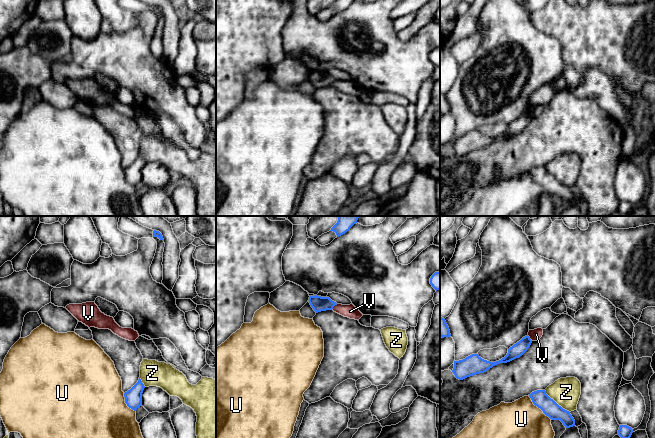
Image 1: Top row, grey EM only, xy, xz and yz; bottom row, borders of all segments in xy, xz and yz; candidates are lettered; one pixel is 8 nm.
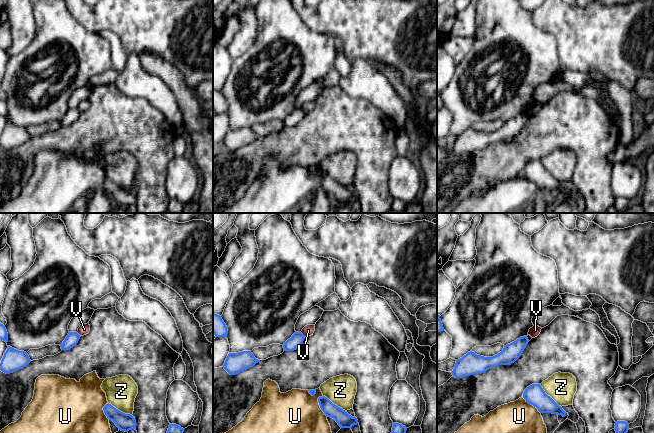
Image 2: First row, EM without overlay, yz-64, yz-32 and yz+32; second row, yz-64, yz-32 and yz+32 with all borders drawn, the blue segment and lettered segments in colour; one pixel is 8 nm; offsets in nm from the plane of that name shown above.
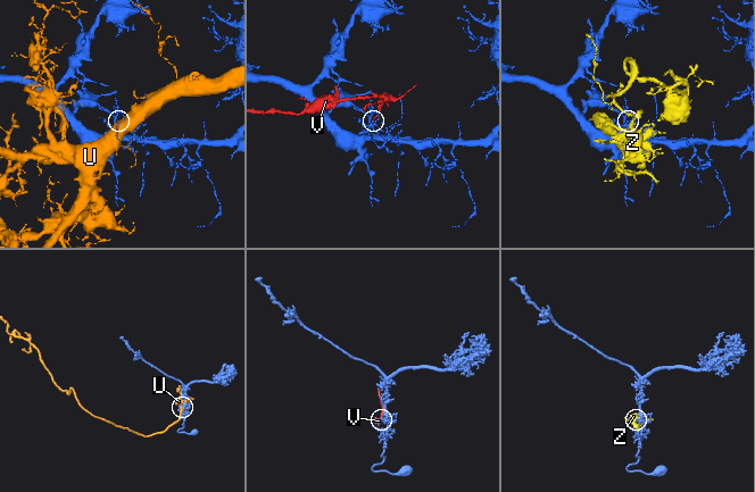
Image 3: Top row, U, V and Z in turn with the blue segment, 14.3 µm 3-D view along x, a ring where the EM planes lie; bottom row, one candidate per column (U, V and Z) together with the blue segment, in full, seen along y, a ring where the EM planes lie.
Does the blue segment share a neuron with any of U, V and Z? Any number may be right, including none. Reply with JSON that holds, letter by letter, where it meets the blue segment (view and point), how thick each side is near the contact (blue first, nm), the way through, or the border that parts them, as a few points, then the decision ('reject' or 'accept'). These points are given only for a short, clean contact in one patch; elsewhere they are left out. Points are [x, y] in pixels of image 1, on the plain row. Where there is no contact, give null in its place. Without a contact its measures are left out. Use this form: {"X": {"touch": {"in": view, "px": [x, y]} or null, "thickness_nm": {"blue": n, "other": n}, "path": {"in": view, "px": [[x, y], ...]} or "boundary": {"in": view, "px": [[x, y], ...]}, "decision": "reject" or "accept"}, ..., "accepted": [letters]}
{"U": {"touch": {"in": "yz", "px": [538, 183]}, "thickness_nm": {"blue": 140, "other": 480}, "decision": "reject"}, "V": {"touch": {"in": "xz", "px": [334, 81]}, "thickness_nm": {"blue": 120, "other": 110}, "decision": "reject"}, "Z": {"touch": {"in": "yz", "px": [555, 178]}, "thickness_nm": {"blue": 140, "other": 220}, "decision": "reject"}, "accepted": []}

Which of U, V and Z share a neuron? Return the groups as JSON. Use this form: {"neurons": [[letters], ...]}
{"neurons": [["U"], ["V"], ["Z"]]}

